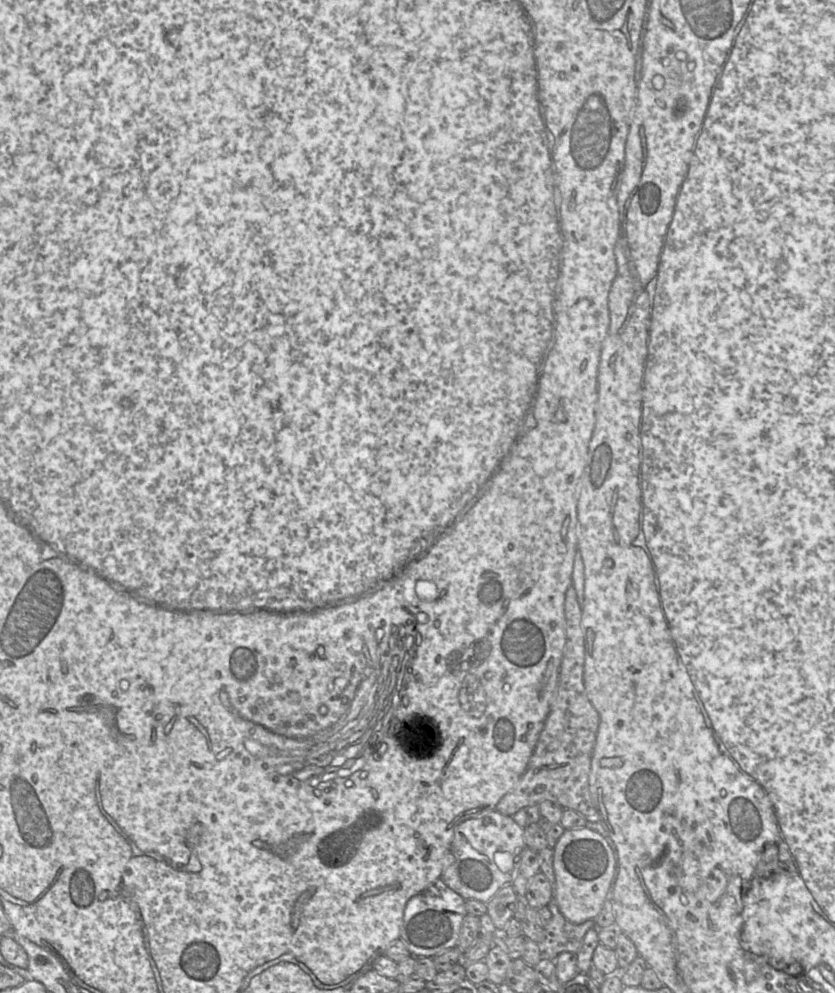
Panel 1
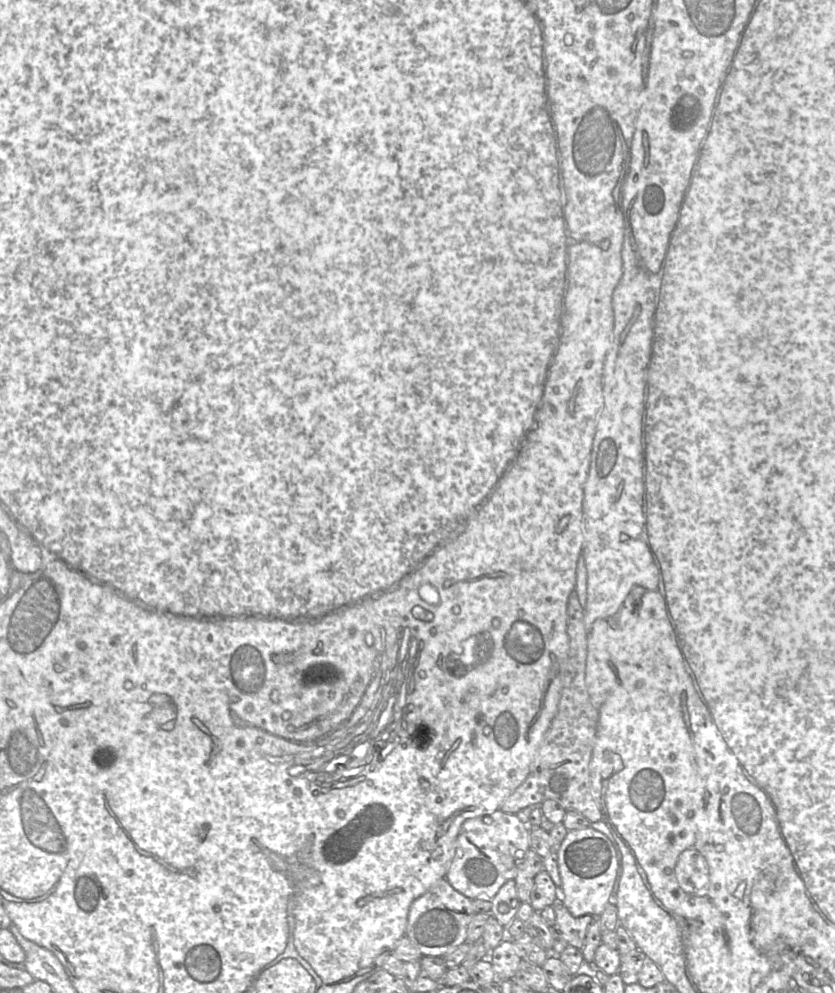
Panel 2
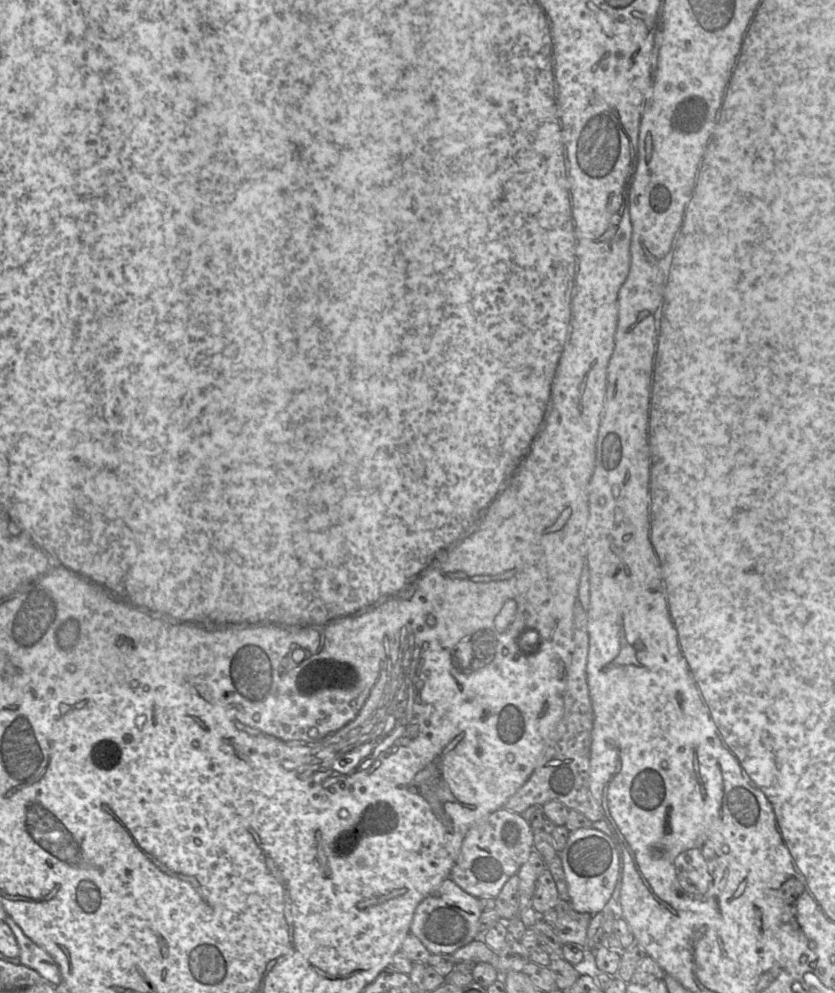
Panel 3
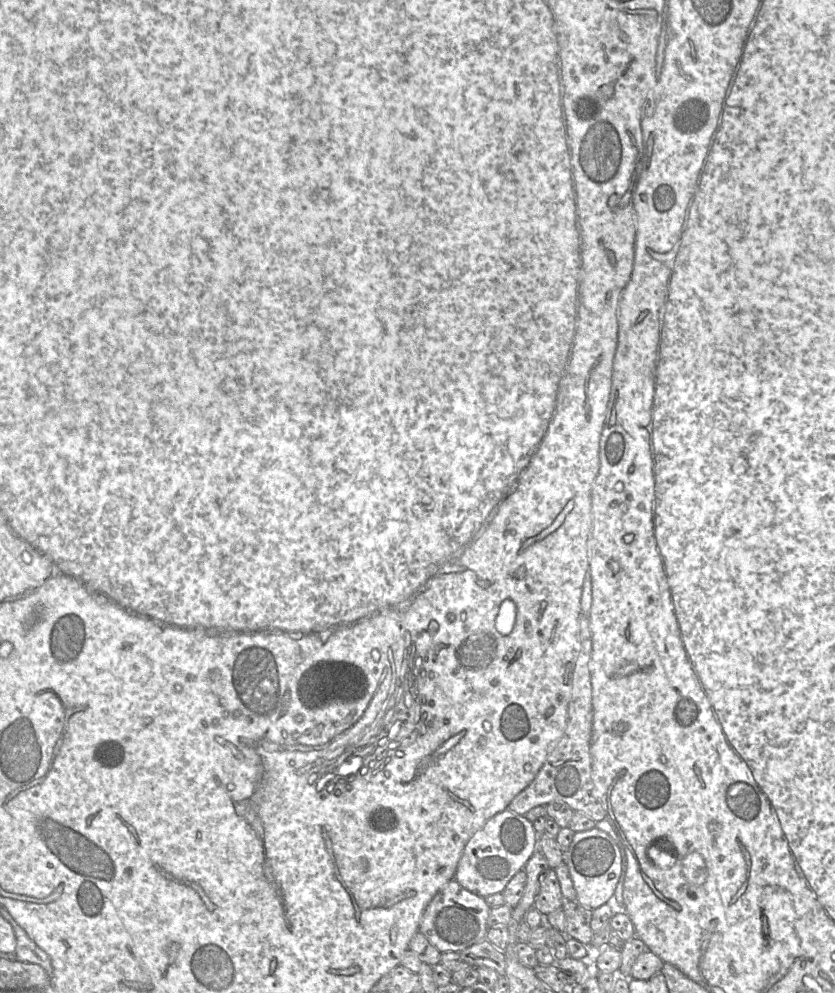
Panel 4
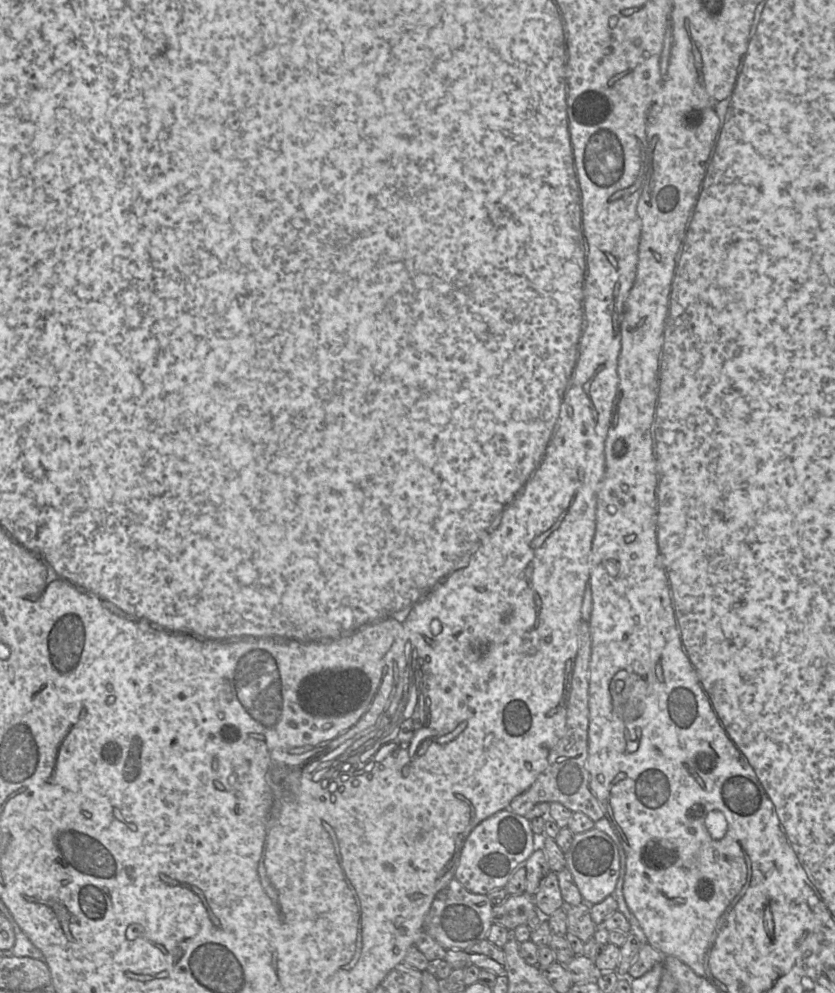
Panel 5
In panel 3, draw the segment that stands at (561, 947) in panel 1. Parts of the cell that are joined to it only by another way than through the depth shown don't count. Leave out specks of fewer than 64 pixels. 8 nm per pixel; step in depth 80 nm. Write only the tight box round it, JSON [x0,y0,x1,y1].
[555,898,592,947]

